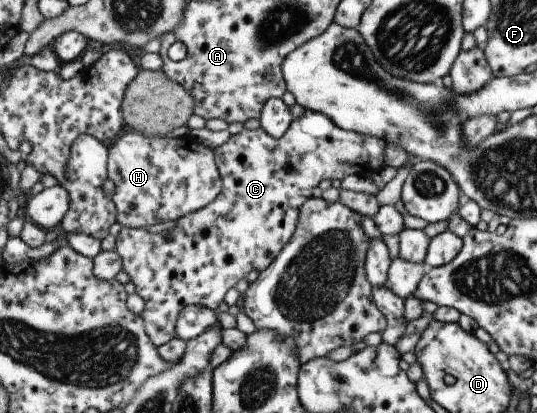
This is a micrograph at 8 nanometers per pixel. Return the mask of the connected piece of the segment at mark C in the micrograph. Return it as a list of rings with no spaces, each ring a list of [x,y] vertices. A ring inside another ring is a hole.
[[[305,110],[278,138],[270,137],[260,127],[253,131],[243,129],[213,149],[214,165],[221,178],[220,193],[202,209],[174,220],[169,240],[160,232],[152,234],[146,228],[122,226],[115,237],[116,253],[120,256],[124,273],[134,285],[134,293],[144,301],[140,317],[144,333],[152,345],[158,347],[174,338],[174,321],[183,307],[200,305],[215,311],[236,281],[252,270],[261,272],[266,269],[292,237],[298,207],[311,197],[312,189],[322,179],[341,181],[348,174],[364,176],[377,172],[384,165],[384,147],[385,143],[376,137],[342,130],[322,113]],[[284,165],[288,165],[288,171],[282,170]]]

